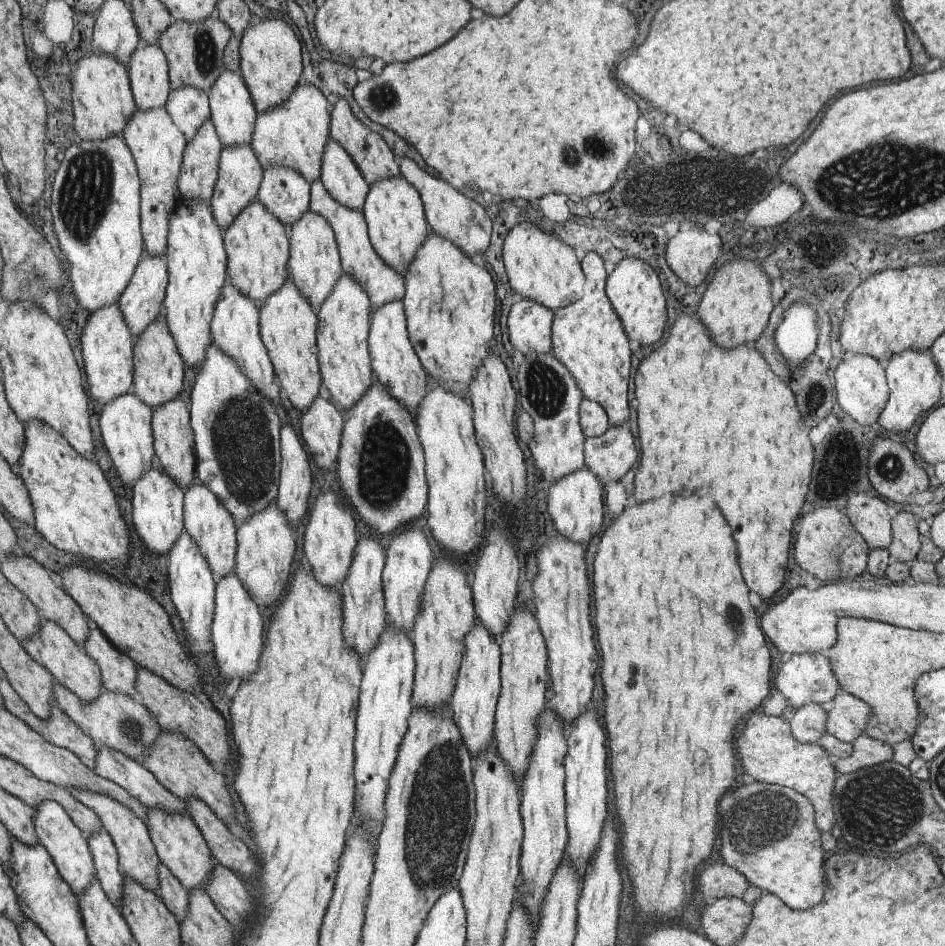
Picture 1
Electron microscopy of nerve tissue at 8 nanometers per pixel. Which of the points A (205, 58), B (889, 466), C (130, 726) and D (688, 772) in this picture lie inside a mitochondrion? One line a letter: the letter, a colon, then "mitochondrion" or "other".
A: mitochondrion
B: mitochondrion
C: mitochondrion
D: other

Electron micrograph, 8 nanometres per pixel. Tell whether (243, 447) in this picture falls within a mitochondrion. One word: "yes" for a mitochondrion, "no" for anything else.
yes

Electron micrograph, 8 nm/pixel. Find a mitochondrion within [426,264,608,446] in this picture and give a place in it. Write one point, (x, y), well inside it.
(545, 390)

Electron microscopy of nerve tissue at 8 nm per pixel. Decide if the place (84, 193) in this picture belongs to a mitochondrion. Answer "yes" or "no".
yes

